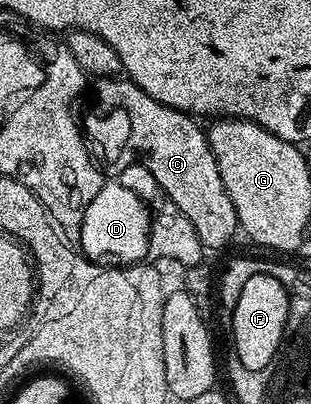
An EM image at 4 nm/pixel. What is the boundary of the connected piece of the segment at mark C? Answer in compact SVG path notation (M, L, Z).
M115 77L113 79L98 79L98 103L94 103L86 111L86 120L81 120L80 126L84 132L85 138L91 144L98 143L98 147L102 150L102 155L108 162L114 163L117 159L122 159L126 155L126 150L130 147L130 142L134 139L134 147L138 150L138 161L136 161L139 168L146 168L151 171L152 176L159 182L160 189L167 194L168 198L175 202L176 208L180 209L180 213L184 217L188 217L188 221L192 221L192 229L196 229L196 237L200 237L203 248L207 252L218 251L221 247L226 247L234 239L234 234L239 234L240 228L238 225L238 218L236 217L236 209L232 205L232 197L228 197L228 193L224 189L224 181L220 181L220 169L216 169L216 157L210 148L210 140L207 132L198 128L199 120L191 117L187 112L177 111L175 107L166 107L160 101L156 101L152 97L148 97L148 93L144 93L144 89L137 87L129 77Z

